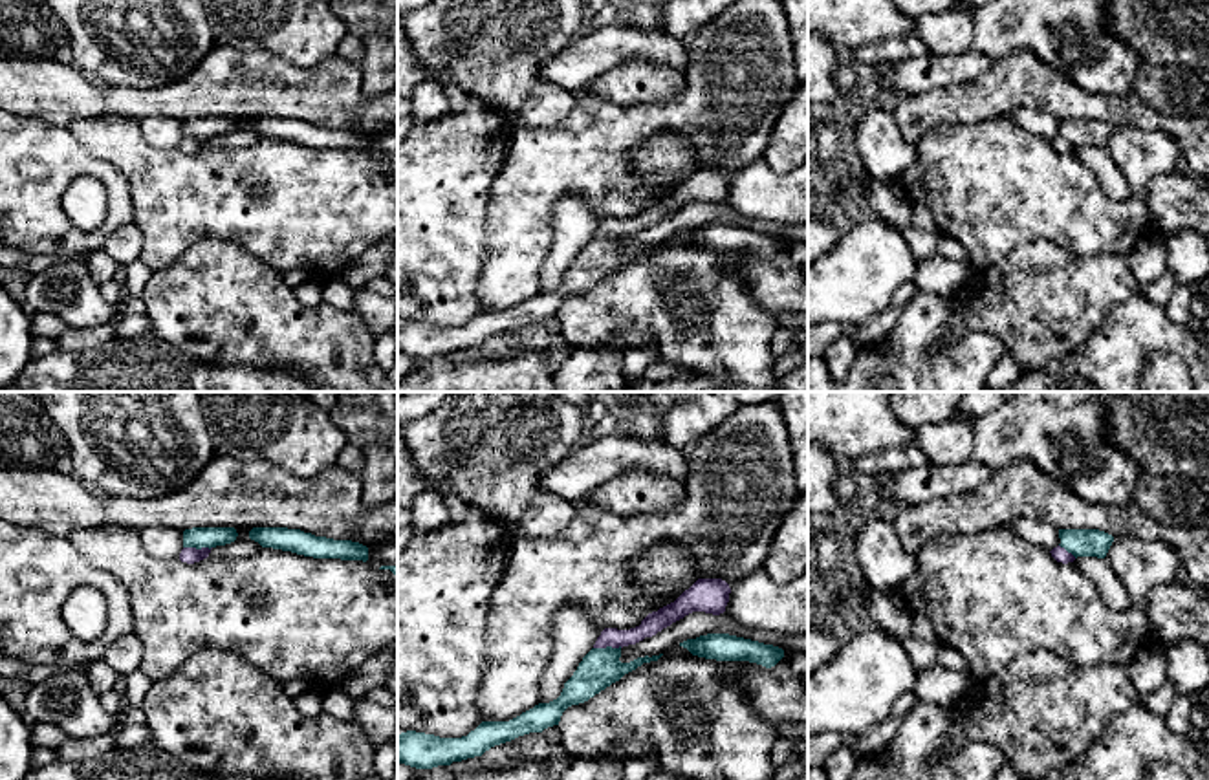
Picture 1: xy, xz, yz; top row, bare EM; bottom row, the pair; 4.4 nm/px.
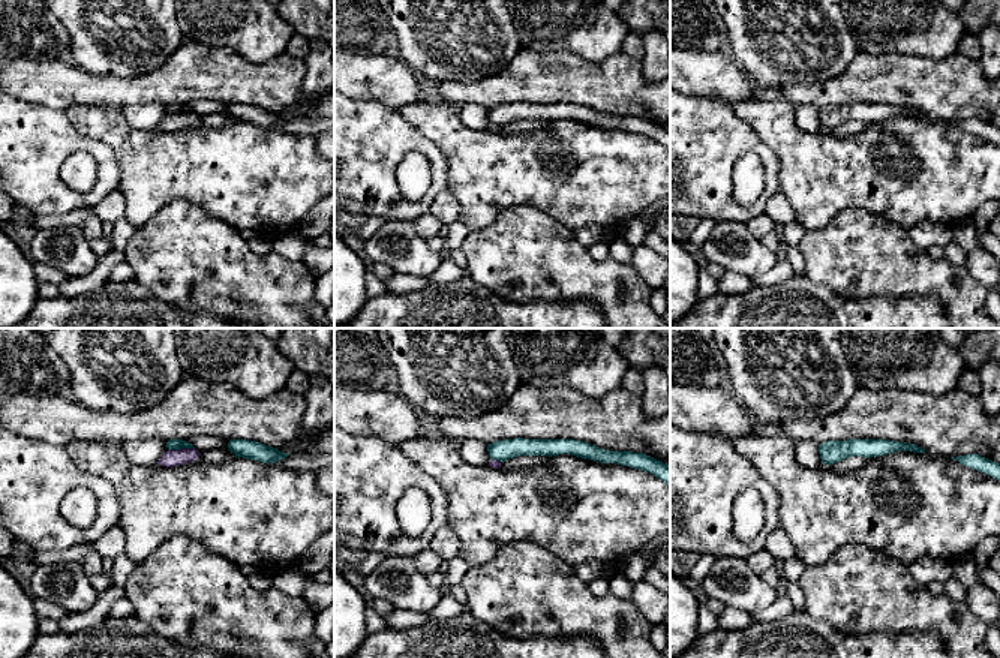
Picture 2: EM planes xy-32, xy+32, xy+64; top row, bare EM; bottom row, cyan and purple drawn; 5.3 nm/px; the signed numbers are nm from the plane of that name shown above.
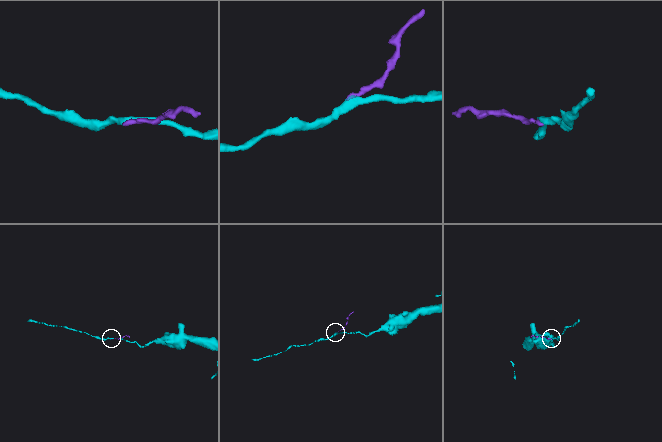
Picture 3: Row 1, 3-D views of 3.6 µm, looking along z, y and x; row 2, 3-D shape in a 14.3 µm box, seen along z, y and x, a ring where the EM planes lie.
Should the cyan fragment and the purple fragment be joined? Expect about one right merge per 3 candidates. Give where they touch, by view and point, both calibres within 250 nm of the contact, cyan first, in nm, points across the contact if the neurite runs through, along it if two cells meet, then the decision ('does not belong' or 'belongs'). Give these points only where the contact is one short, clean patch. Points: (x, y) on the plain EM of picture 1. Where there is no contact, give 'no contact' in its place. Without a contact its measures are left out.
contact xy (198, 138); calibres 100 and 70 nm; border xy (184, 136), (211, 138); does not belong

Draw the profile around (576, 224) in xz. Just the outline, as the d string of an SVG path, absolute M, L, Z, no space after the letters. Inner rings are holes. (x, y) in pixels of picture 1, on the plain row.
M577 194L562 196L555 203L553 214L555 240L540 267L539 293L550 293L561 286L564 273L573 265L583 247L594 238L604 220Z

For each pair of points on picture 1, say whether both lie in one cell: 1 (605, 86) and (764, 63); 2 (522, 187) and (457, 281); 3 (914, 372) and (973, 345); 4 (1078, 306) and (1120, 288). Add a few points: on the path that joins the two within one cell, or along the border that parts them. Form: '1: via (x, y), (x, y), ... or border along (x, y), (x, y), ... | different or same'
1: border along (686, 74), (686, 88), (678, 96), (651, 103) | different
2: border along (488, 196), (486, 257), (477, 281) | different
3: via (929, 372), (944, 372), (958, 359) | same
4: via (1089, 295), (1096, 288), (1109, 288) | same

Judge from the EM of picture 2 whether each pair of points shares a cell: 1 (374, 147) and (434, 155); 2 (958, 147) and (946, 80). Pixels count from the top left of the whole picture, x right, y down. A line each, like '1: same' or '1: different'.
1: same
2: different

